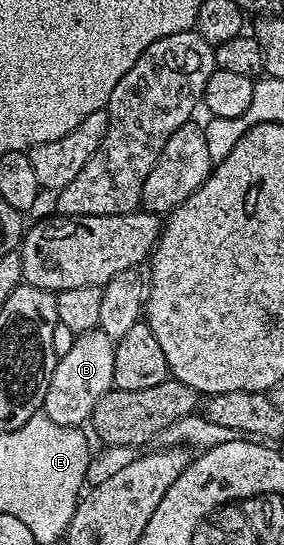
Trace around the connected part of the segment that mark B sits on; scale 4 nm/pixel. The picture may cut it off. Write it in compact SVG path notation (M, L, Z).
M90 330L74 339L72 349L58 359L44 396L41 413L61 426L77 426L89 423L90 414L100 396L104 396L114 386L114 348L116 343L103 330Z

